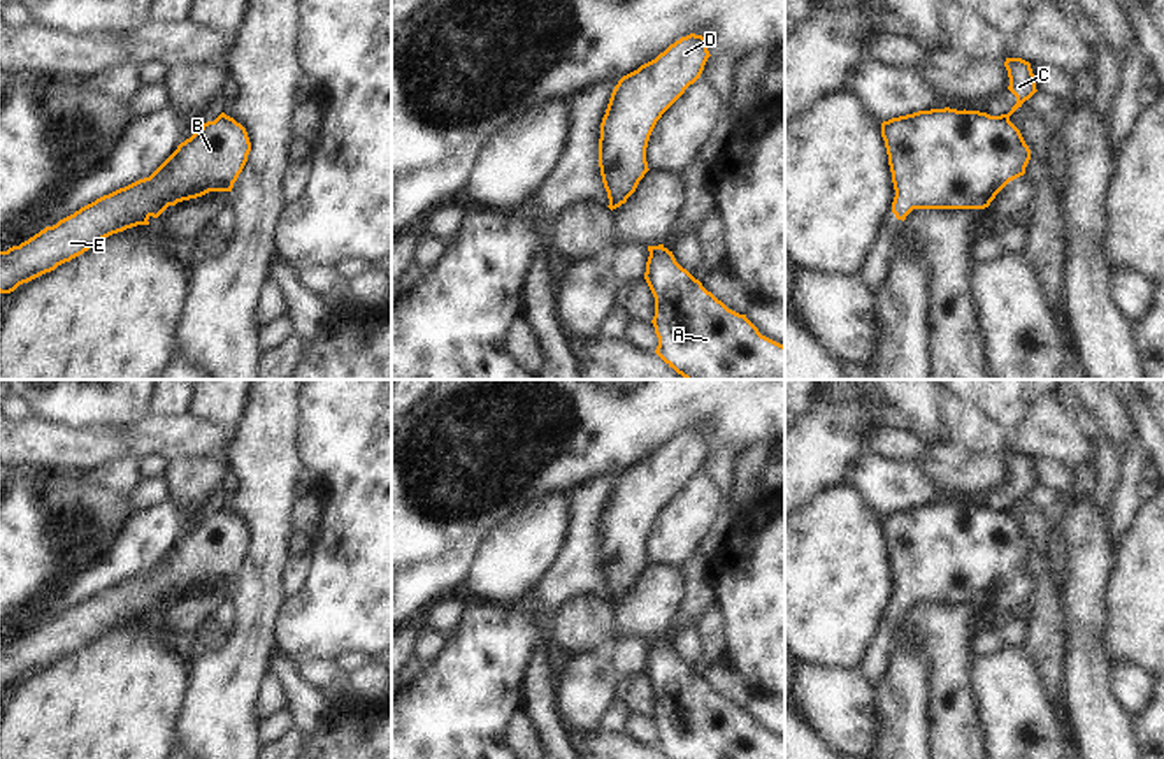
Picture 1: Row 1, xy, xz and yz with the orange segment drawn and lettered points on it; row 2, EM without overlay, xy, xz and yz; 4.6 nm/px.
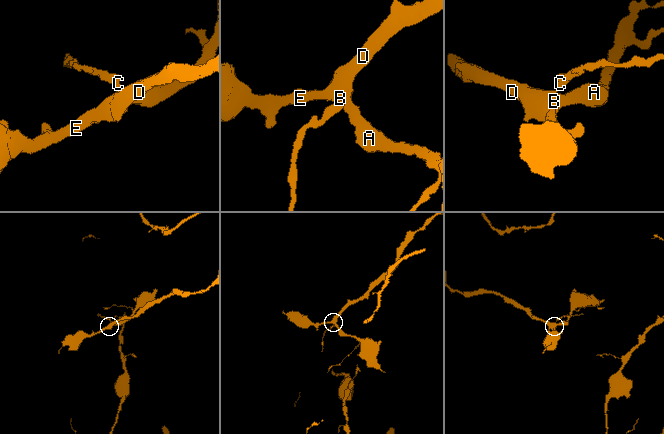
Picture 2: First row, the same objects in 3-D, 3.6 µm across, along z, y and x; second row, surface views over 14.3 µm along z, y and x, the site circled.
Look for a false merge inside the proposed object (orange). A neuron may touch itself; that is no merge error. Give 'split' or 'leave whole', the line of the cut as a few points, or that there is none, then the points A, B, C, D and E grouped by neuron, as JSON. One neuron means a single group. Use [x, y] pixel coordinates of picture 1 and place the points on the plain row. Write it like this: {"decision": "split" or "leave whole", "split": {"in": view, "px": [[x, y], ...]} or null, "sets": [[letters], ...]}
{"decision": "split", "split": {"in": "yz", "px": [[1001, 508], [1008, 512]]}, "sets": [["A", "B", "D", "E"], ["C"]]}

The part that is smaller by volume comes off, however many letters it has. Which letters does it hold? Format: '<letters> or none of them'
C.

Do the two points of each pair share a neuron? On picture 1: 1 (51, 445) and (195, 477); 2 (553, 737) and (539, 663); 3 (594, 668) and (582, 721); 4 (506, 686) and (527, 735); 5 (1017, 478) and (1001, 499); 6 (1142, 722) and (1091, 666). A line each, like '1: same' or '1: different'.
1: different
2: same
3: same
4: different
5: same
6: different

